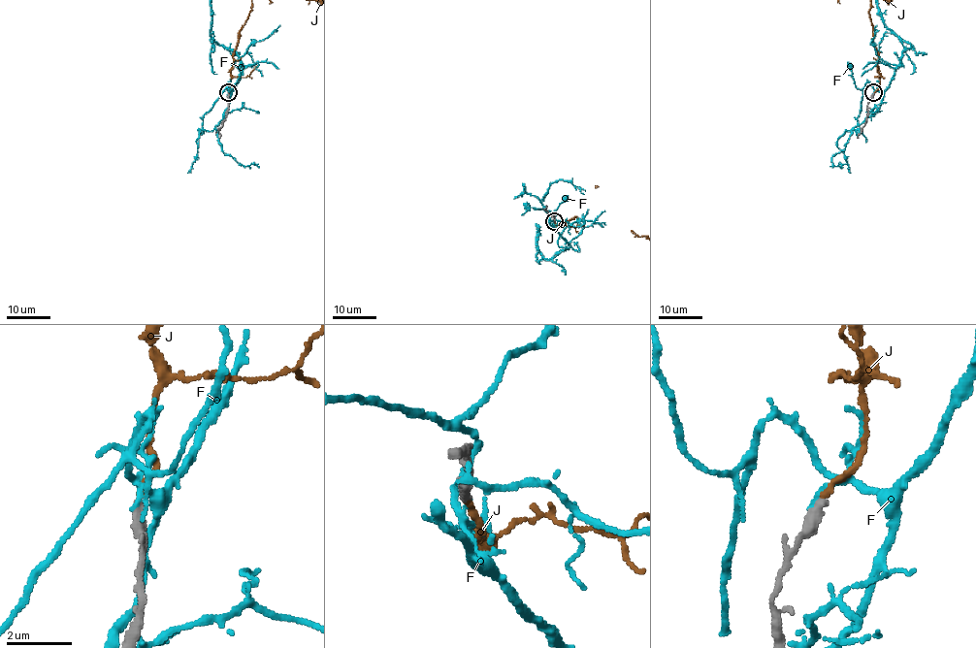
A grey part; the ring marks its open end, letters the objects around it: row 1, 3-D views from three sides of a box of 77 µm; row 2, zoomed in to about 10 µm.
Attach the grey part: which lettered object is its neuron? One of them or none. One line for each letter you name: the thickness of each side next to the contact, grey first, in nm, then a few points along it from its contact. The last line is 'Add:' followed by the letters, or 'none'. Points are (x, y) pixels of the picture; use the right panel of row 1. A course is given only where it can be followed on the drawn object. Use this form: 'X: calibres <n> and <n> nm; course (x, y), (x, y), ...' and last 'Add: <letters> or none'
J: calibres 360 and 200 nm
Add: J

